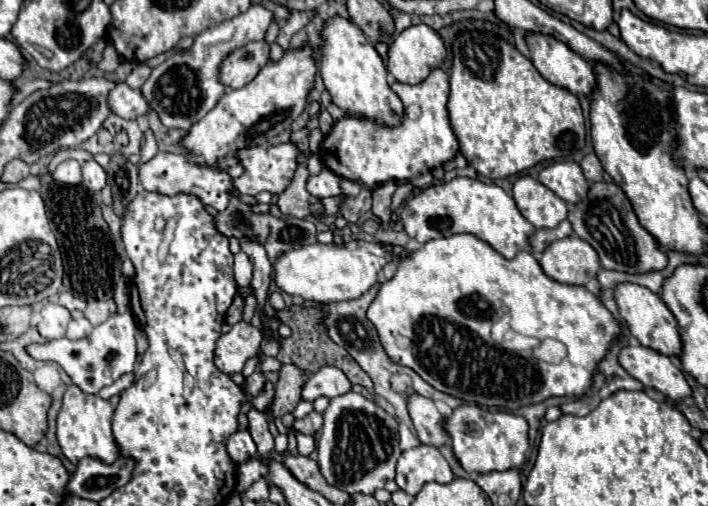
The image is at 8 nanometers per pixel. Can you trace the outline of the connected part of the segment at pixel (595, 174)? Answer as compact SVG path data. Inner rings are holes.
M587 154L583 160L581 160L581 170L583 170L583 174L585 174L585 178L589 180L589 182L597 182L597 180L603 180L603 168L601 168L601 162L597 160L597 156L595 154Z

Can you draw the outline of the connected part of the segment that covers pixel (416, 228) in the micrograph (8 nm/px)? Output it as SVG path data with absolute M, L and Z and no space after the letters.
M453 178L425 188L405 202L399 218L407 236L419 244L467 232L485 240L505 258L513 258L517 252L529 250L529 236L535 232L533 224L521 216L515 200L503 188L473 178Z

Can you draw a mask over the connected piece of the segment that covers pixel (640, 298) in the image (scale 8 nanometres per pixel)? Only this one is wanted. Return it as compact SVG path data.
M621 282L615 286L613 298L617 302L619 316L629 326L629 332L647 348L653 348L665 356L679 356L681 352L681 338L677 332L677 322L673 320L673 314L669 308L665 308L663 300L653 294L649 288L633 284L633 282Z

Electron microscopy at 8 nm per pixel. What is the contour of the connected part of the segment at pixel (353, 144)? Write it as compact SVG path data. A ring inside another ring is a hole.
M433 68L431 74L415 86L397 84L391 80L391 88L405 106L405 118L399 126L377 126L371 120L345 116L335 122L333 130L321 144L323 164L331 172L359 182L365 188L377 188L389 180L415 178L419 174L431 172L433 168L443 166L455 158L459 152L459 142L451 130L447 114L449 76L445 70Z

